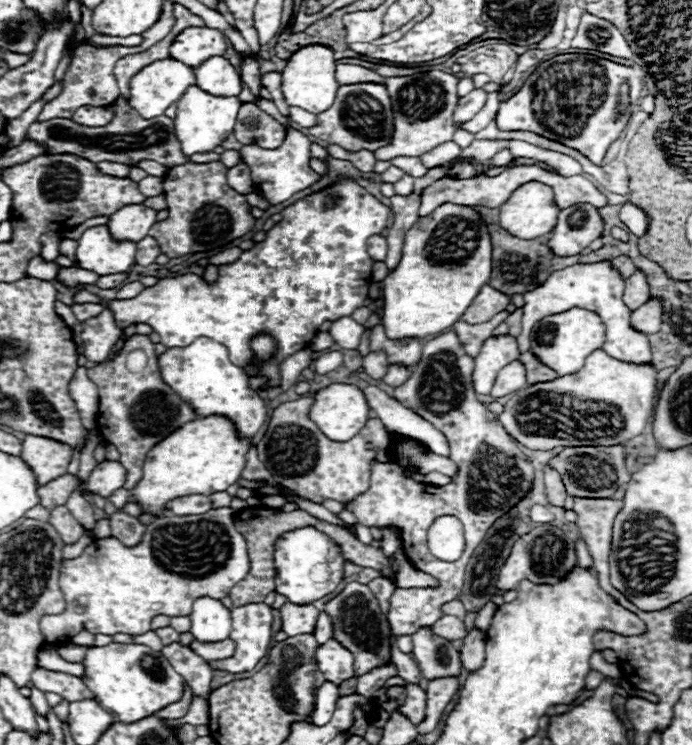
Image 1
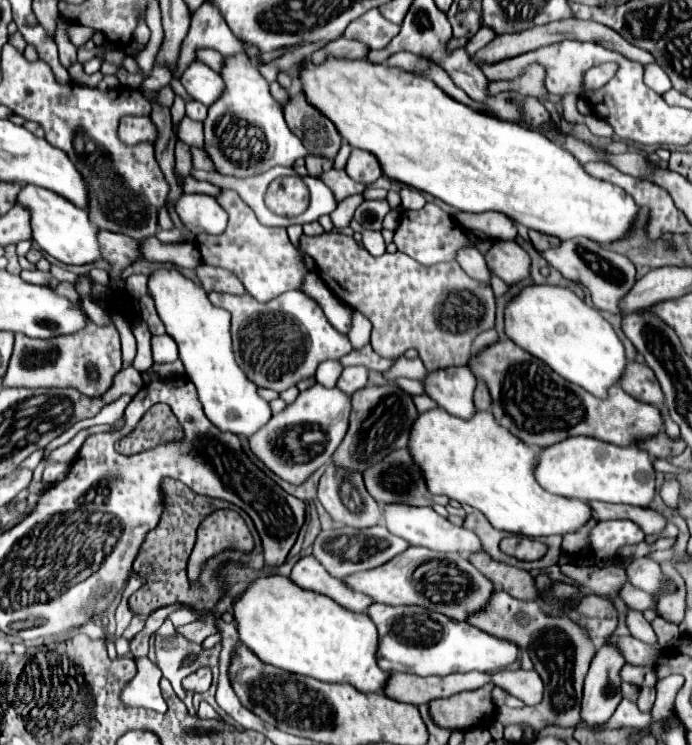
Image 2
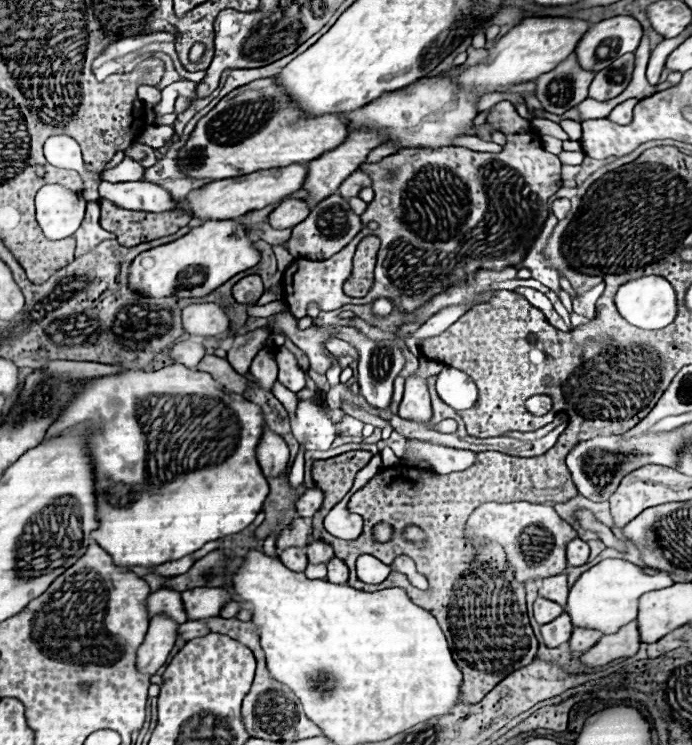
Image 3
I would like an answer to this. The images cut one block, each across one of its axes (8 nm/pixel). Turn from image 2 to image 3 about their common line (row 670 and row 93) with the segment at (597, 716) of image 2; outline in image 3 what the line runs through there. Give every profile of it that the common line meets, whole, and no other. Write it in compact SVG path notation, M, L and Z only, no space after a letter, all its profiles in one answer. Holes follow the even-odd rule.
M634 54L620 56L608 68L600 70L594 76L588 88L588 96L594 100L610 100L618 96L628 86L632 78L632 70L634 70Z

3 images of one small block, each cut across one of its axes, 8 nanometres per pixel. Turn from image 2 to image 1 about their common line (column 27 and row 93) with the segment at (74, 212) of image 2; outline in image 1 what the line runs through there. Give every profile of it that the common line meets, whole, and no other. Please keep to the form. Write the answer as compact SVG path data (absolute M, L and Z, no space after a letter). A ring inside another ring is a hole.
M198 86L188 88L188 92L178 100L176 118L174 118L176 140L178 140L184 156L190 158L194 154L212 152L216 146L220 146L232 134L240 106L242 106L242 102L234 96L222 98L222 96L212 96L208 92L202 92Z

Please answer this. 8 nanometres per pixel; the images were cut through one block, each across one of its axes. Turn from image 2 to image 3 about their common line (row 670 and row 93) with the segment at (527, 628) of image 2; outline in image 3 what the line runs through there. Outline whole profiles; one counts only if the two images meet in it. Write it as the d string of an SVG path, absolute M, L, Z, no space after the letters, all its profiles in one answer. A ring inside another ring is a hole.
M576 54L568 56L552 72L536 78L536 98L542 102L544 110L562 116L566 110L578 106L588 98L588 84L596 72L580 68Z

